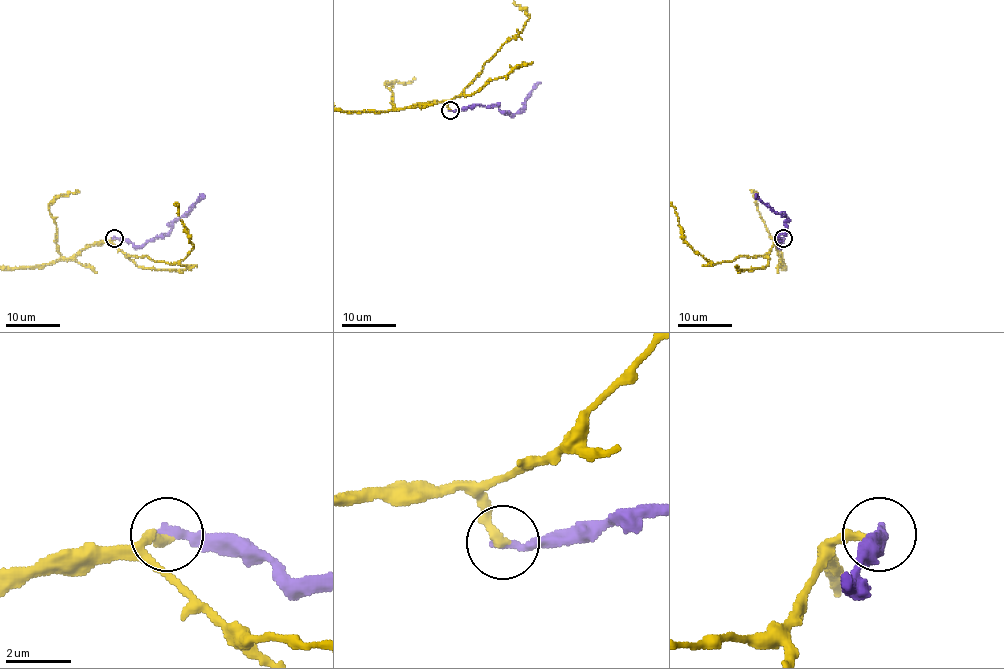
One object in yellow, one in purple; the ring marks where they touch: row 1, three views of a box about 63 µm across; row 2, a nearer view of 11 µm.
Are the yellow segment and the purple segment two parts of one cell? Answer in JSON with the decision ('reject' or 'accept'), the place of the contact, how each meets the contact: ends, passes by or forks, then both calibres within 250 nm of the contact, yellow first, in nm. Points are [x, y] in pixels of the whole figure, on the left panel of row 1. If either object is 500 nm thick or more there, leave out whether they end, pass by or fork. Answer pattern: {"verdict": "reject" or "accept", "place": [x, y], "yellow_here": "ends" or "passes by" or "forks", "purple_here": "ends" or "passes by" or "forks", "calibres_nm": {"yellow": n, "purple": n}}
{"verdict": "reject", "place": [114, 238], "yellow_here": "ends", "purple_here": "ends", "calibres_nm": {"yellow": 320, "purple": 300}}

